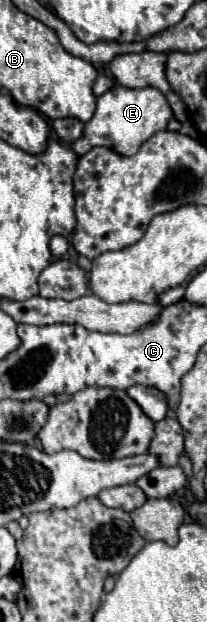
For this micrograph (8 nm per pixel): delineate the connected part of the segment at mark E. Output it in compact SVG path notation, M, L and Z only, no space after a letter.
M114 85L110 91L98 97L96 113L94 117L86 123L84 135L72 143L72 149L78 155L88 153L92 147L108 147L116 151L118 155L130 157L134 155L140 145L150 139L156 131L166 129L168 121L172 117L172 109L166 101L166 97L154 89L154 87L144 87L144 89L126 89L120 85Z

